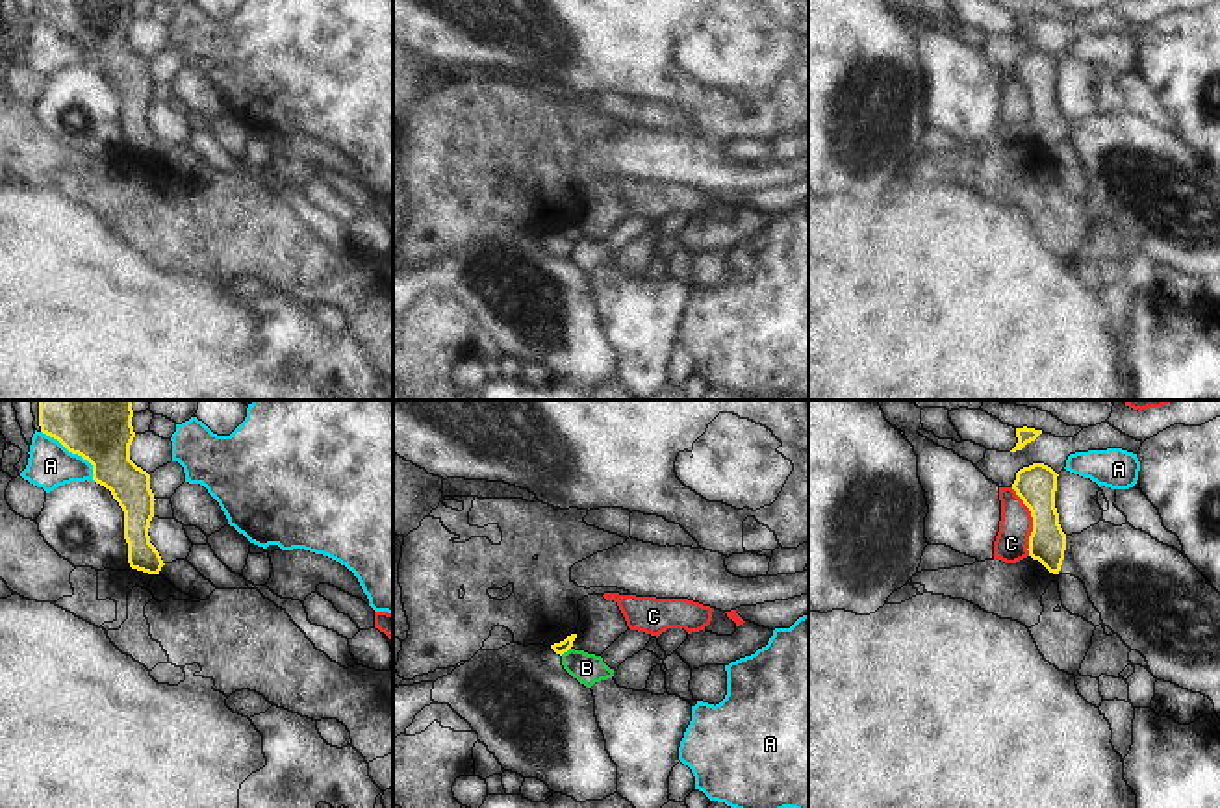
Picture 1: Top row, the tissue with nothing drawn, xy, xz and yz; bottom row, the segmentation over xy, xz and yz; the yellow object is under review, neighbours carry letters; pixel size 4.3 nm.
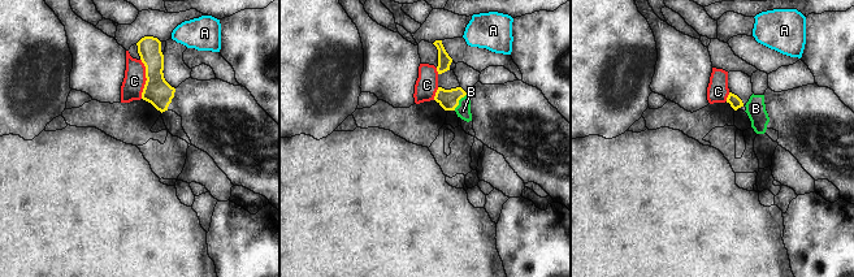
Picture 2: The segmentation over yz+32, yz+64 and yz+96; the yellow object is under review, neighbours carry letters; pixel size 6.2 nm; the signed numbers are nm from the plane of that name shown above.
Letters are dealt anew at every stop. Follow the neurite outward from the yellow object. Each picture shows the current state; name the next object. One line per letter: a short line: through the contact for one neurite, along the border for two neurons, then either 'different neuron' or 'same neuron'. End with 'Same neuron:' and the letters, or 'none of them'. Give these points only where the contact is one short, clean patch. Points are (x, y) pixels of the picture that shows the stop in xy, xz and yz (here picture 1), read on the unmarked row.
A: different neuron
B: xz (564, 230), (564, 236), (586, 252) | same neuron
C: different neuron
Same neuron: B

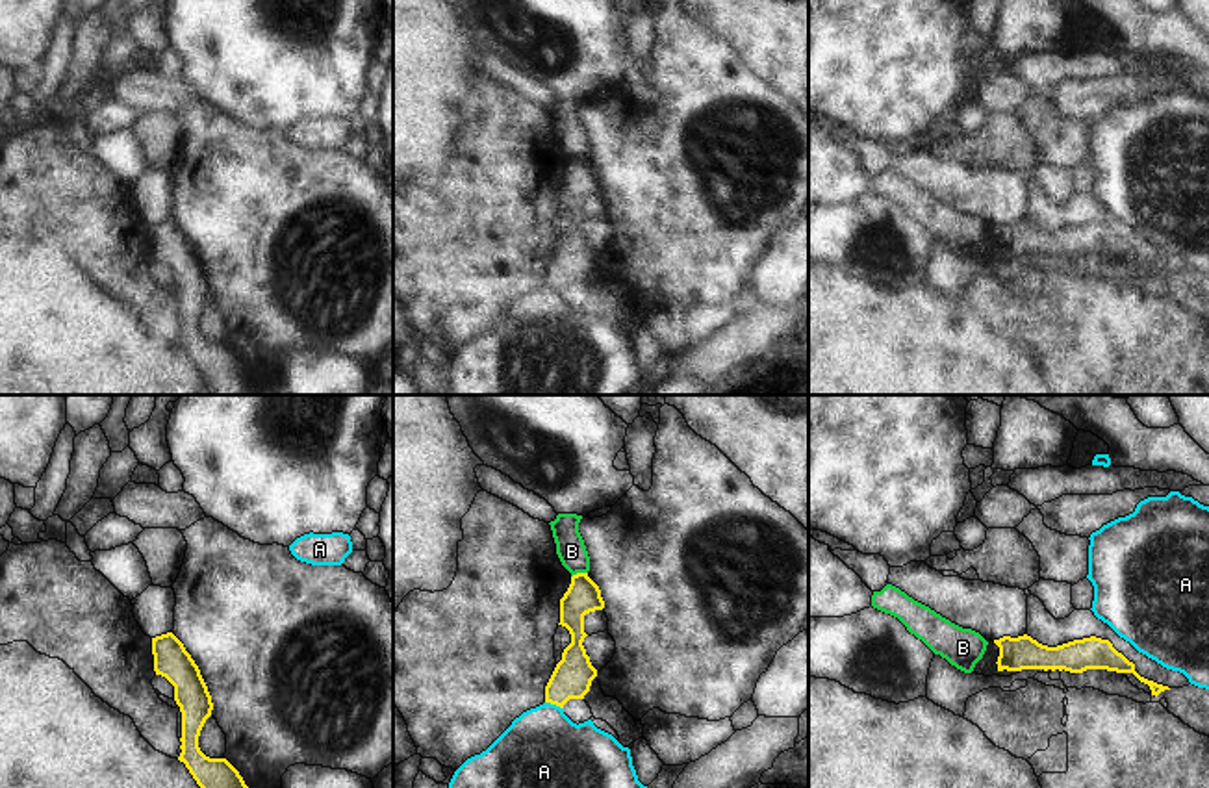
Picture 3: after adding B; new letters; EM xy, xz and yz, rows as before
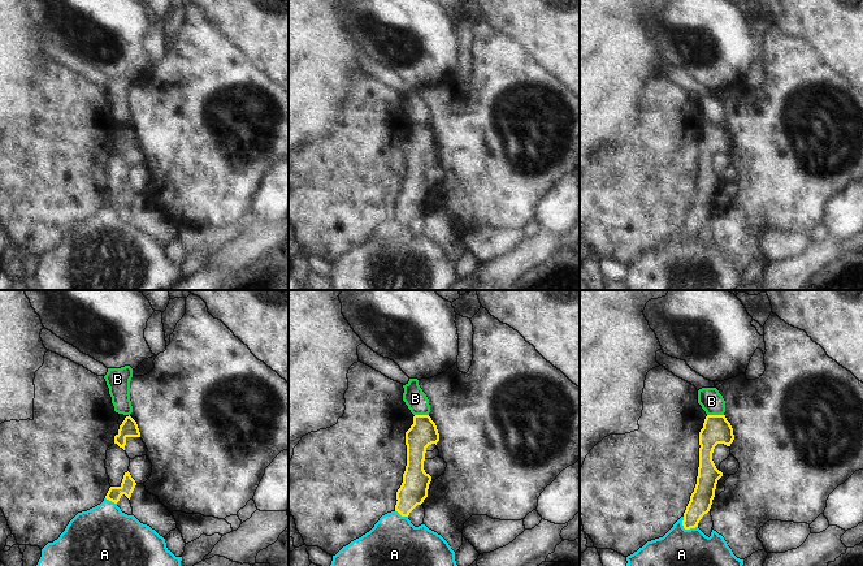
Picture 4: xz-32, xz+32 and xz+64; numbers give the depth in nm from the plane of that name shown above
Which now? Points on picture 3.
A: different neuron
B: different neuron
Same neuron: none of them

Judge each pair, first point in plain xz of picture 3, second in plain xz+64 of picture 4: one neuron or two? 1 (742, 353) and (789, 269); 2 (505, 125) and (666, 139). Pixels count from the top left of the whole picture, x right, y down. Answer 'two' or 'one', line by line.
1: one
2: one

